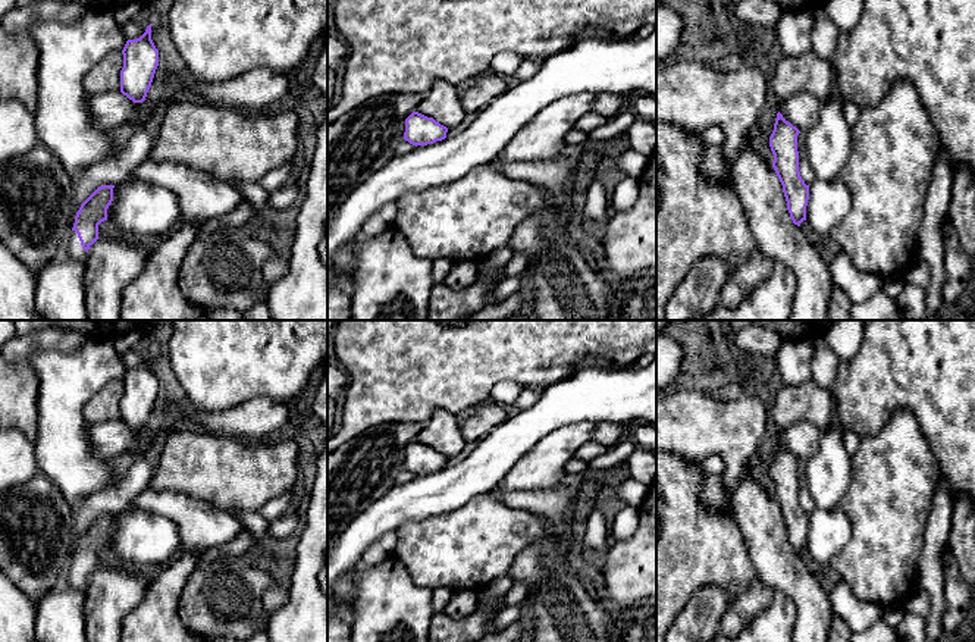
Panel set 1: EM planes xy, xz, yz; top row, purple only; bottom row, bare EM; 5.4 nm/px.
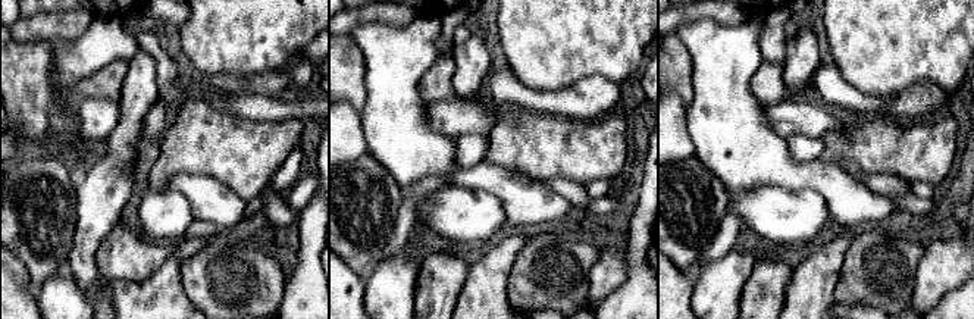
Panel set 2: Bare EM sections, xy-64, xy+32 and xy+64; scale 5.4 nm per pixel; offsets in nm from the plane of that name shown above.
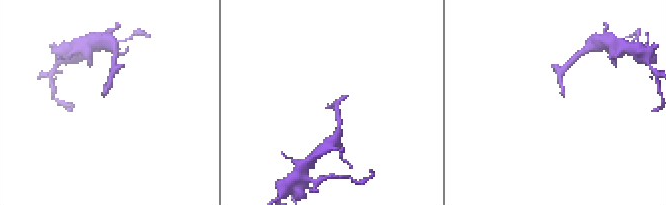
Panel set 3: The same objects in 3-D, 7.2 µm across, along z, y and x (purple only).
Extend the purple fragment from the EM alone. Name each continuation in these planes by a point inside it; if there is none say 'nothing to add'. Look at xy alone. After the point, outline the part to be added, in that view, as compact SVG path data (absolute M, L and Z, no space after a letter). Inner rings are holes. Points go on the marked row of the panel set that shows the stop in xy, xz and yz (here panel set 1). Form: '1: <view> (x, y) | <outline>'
1: xy (74, 249) | M75 231L70 232L65 251L73 260L79 260L84 263L87 262L88 253L82 248L78 234Z

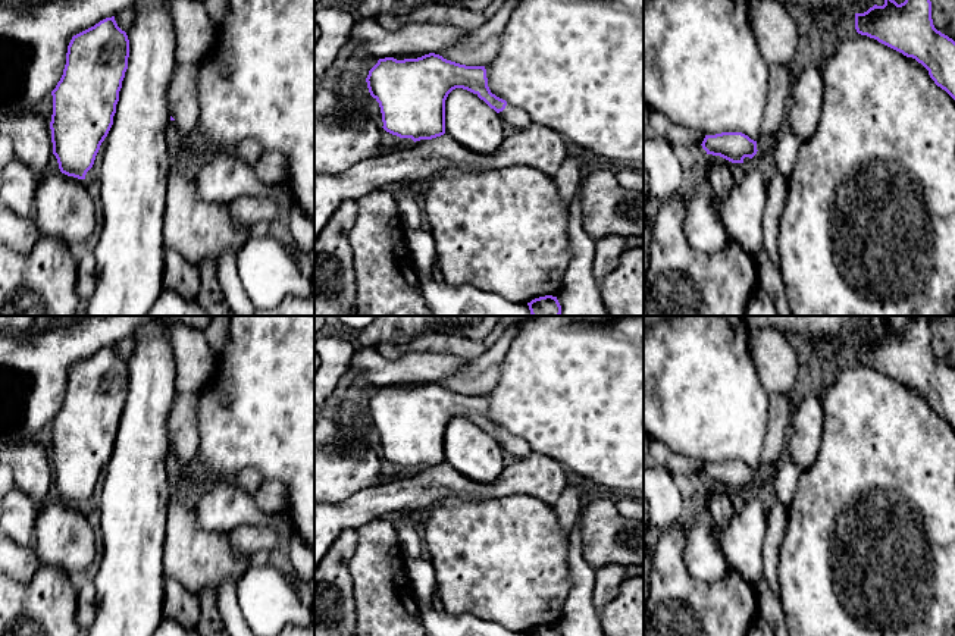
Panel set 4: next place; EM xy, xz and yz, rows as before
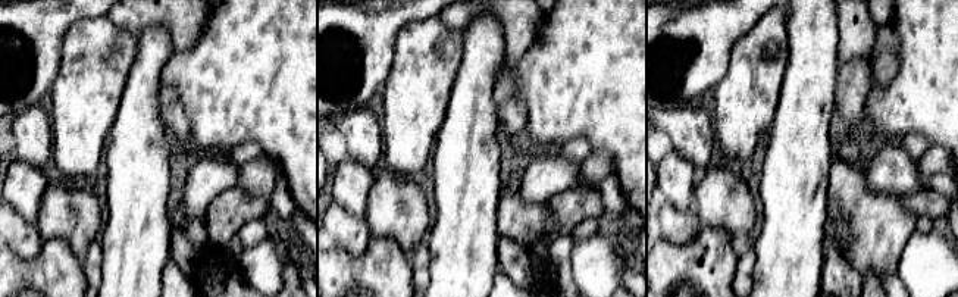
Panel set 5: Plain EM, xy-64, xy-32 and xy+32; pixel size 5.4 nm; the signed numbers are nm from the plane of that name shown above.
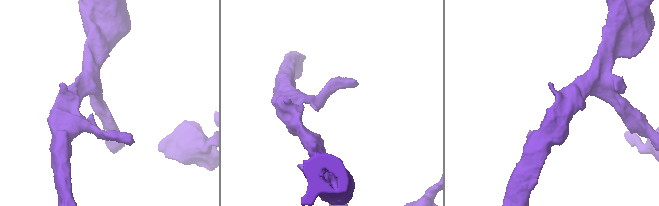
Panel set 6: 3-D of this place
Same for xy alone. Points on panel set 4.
1: xy (184, 106) | M176 65L167 97L170 116L179 134L190 141L200 126L195 65Z

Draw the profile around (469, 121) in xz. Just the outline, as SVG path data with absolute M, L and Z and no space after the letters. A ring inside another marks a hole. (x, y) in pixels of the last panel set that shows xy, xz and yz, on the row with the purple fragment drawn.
M455 88L445 100L445 134L478 154L492 154L501 145L507 126L500 115L473 93Z

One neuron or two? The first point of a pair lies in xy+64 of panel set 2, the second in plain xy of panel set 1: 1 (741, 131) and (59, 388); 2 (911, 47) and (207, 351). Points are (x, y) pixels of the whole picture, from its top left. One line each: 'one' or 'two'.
1: one
2: one

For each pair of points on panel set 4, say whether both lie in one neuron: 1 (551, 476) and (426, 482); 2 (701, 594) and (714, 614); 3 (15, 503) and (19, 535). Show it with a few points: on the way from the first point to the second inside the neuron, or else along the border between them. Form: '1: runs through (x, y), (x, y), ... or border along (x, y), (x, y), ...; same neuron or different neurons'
1: runs through (520, 476), (498, 489), (463, 489), (457, 486); same neuron
2: runs through (701, 598), (710, 610); same neuron
3: runs through (16, 510), (19, 528); same neuron

